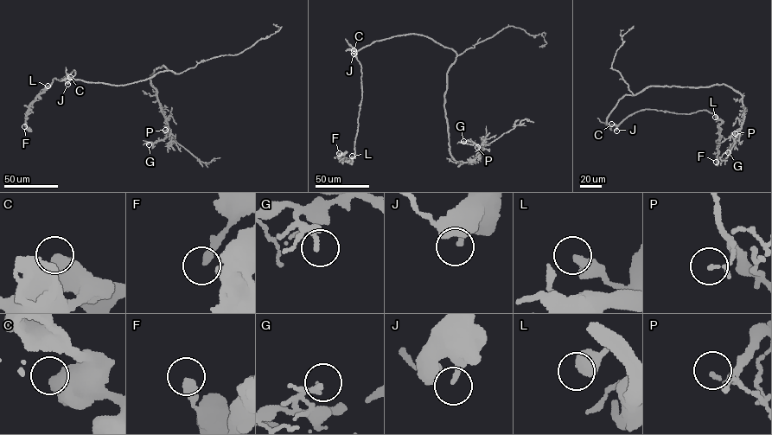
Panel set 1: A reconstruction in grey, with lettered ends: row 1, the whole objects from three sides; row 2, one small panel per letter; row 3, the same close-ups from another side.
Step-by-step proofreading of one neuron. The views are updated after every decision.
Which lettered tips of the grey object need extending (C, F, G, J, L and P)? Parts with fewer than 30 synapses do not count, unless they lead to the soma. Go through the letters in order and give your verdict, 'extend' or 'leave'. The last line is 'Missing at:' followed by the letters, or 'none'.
C: leave
F: leave
G: leave
J: leave
L: leave
P: leave
Missing at: none

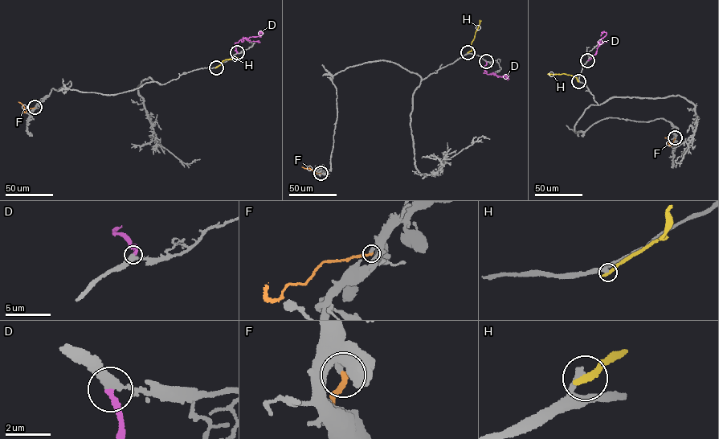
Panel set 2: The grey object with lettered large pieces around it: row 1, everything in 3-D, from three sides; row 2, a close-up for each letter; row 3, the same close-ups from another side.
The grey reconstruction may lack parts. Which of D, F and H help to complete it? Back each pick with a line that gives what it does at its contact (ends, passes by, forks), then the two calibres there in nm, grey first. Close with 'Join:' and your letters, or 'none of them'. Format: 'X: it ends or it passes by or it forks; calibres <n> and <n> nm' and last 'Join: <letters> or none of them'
D: it ends; calibres 280 and 220 nm
Join: D

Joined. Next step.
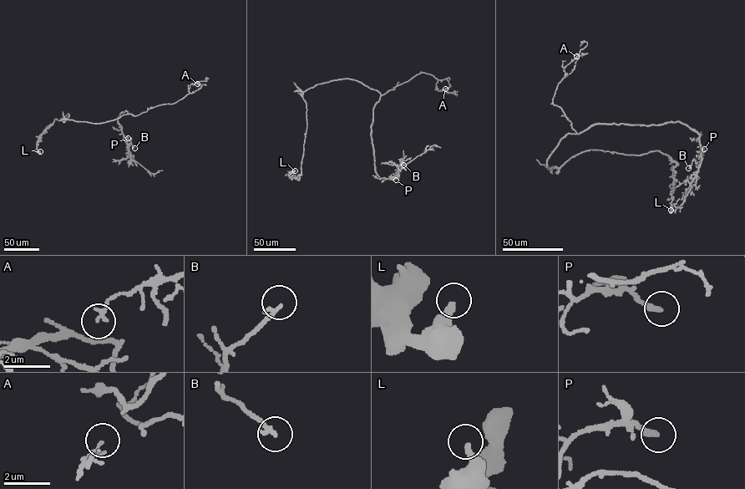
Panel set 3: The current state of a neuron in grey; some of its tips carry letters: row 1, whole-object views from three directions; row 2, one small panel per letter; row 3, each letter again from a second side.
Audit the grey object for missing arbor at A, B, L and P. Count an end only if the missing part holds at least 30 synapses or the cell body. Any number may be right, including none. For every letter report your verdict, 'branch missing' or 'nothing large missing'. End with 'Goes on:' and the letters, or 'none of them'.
A: nothing large missing
B: nothing large missing
L: nothing large missing
P: nothing large missing
Goes on: none of them

